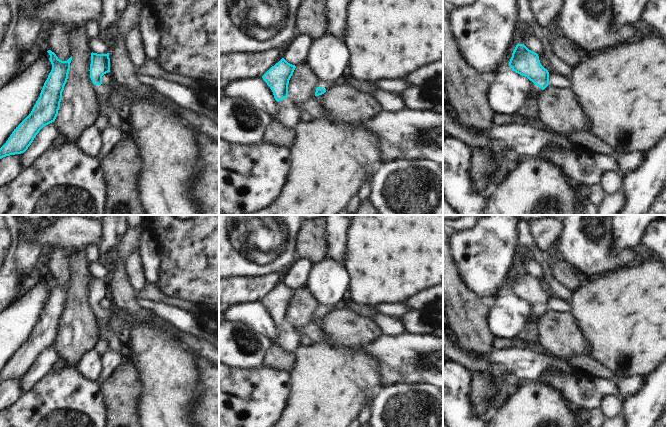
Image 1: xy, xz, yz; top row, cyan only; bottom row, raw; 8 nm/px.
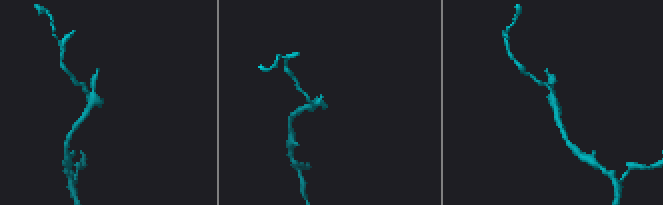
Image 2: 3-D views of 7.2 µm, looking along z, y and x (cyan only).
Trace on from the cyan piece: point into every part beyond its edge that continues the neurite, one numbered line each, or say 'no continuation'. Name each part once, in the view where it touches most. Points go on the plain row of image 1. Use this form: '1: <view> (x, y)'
1: xy (103, 315)

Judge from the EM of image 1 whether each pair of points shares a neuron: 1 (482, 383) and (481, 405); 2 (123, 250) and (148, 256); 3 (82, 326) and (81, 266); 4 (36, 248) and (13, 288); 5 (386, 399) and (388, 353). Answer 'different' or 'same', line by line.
1: same
2: different
3: same
4: different
5: different

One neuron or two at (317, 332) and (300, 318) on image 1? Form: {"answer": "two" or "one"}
{"answer": "two"}

